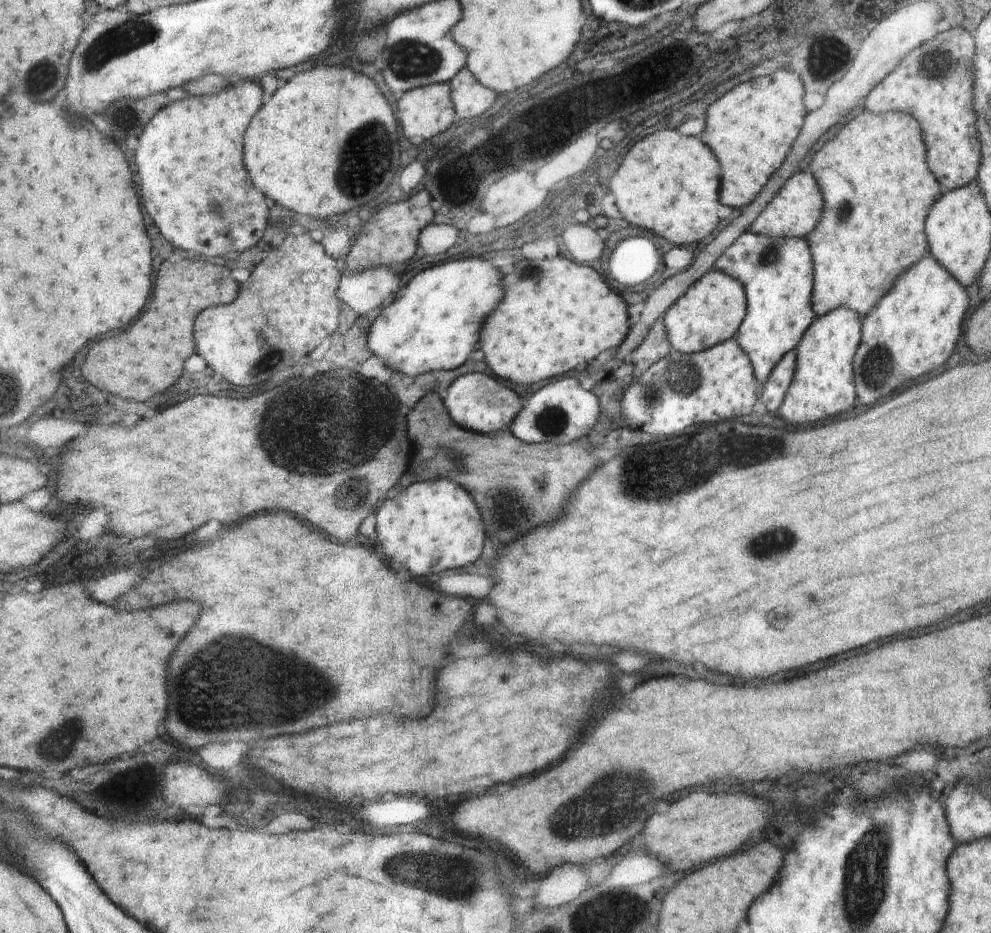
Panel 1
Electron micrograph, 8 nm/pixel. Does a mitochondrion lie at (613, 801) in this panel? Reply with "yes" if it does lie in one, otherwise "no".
yes

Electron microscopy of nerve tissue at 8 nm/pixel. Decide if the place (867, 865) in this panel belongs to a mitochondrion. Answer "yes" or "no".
yes

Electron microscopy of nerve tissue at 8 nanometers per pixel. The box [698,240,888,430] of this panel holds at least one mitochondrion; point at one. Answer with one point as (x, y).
(770, 256)

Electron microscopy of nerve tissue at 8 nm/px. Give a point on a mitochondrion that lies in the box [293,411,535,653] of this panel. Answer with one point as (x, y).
(454, 458)

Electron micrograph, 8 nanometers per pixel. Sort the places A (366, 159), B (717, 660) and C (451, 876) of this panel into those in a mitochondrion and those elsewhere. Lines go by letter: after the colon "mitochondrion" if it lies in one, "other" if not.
A: mitochondrion
B: other
C: mitochondrion

